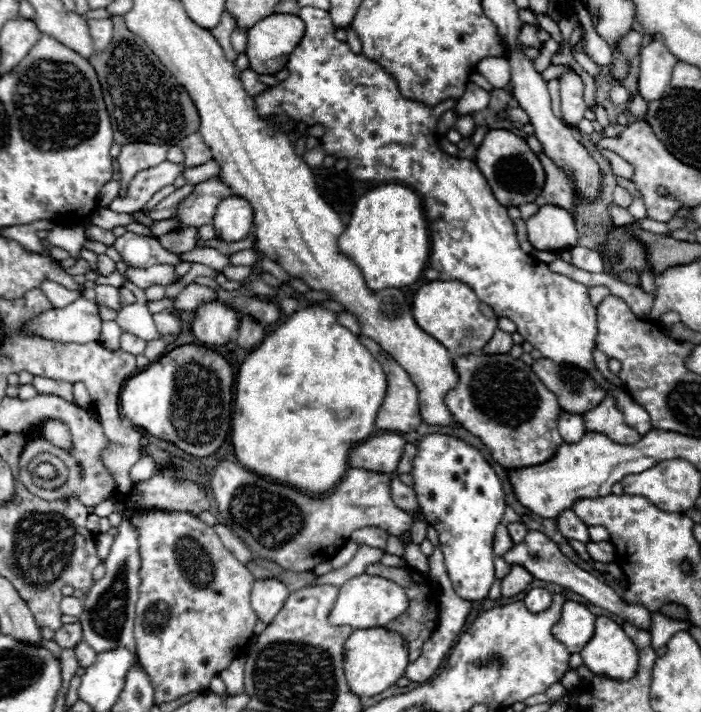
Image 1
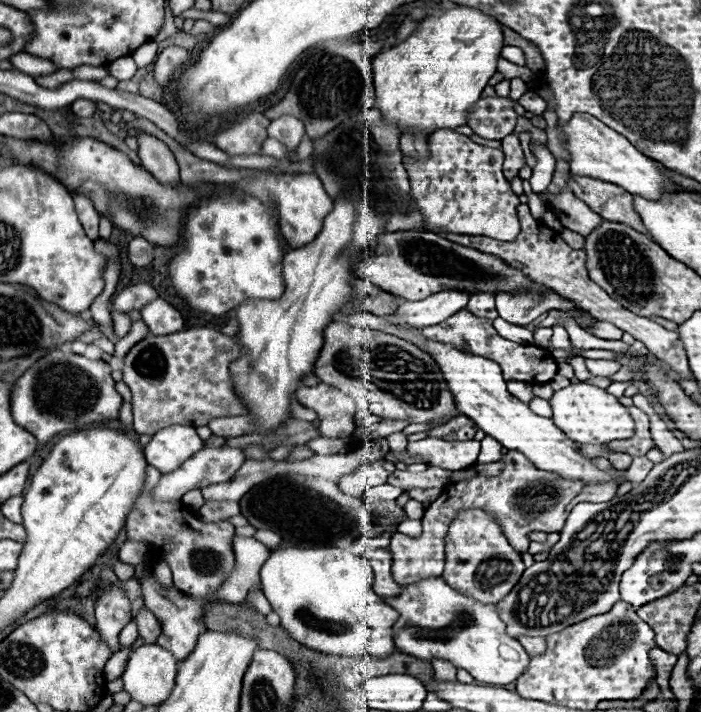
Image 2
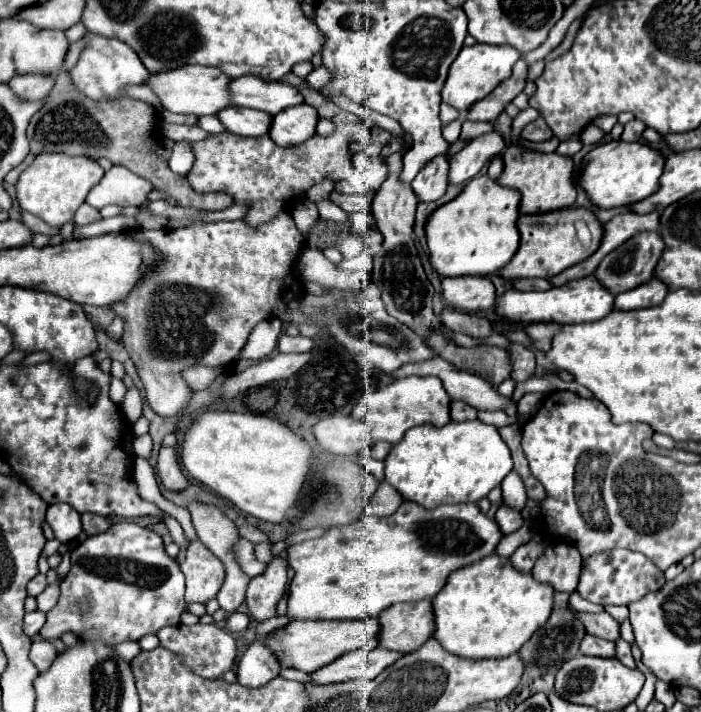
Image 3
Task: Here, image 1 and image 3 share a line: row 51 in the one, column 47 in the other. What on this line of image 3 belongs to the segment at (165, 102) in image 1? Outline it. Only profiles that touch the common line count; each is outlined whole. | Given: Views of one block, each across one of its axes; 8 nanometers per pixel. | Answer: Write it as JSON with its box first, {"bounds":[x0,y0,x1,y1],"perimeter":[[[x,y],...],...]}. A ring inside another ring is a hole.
{"bounds":[28,72,232,210],"perimeter":[[[60,72],[52,92],[48,94],[48,102],[40,112],[34,114],[28,126],[28,140],[32,154],[40,152],[64,152],[70,156],[88,156],[88,158],[108,158],[112,164],[122,164],[134,174],[148,178],[154,190],[174,198],[180,206],[192,206],[202,210],[226,210],[232,206],[232,198],[228,194],[196,194],[184,176],[174,174],[166,162],[156,158],[150,150],[150,134],[158,132],[158,116],[150,104],[142,100],[120,98],[110,102],[96,102],[76,90],[68,72]]]}

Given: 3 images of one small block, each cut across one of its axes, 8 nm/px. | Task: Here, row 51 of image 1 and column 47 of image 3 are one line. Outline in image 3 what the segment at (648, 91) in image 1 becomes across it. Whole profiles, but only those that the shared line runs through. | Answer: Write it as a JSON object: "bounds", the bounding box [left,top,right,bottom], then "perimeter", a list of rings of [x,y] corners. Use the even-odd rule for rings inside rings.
{"bounds":[30,640,56,672],"perimeter":[[[36,640],[36,642],[32,642],[32,648],[30,648],[30,660],[32,660],[32,664],[40,670],[40,672],[44,672],[44,670],[48,670],[50,668],[50,664],[52,664],[52,660],[56,658],[56,648],[50,644],[50,642],[46,642],[46,640]]]}

